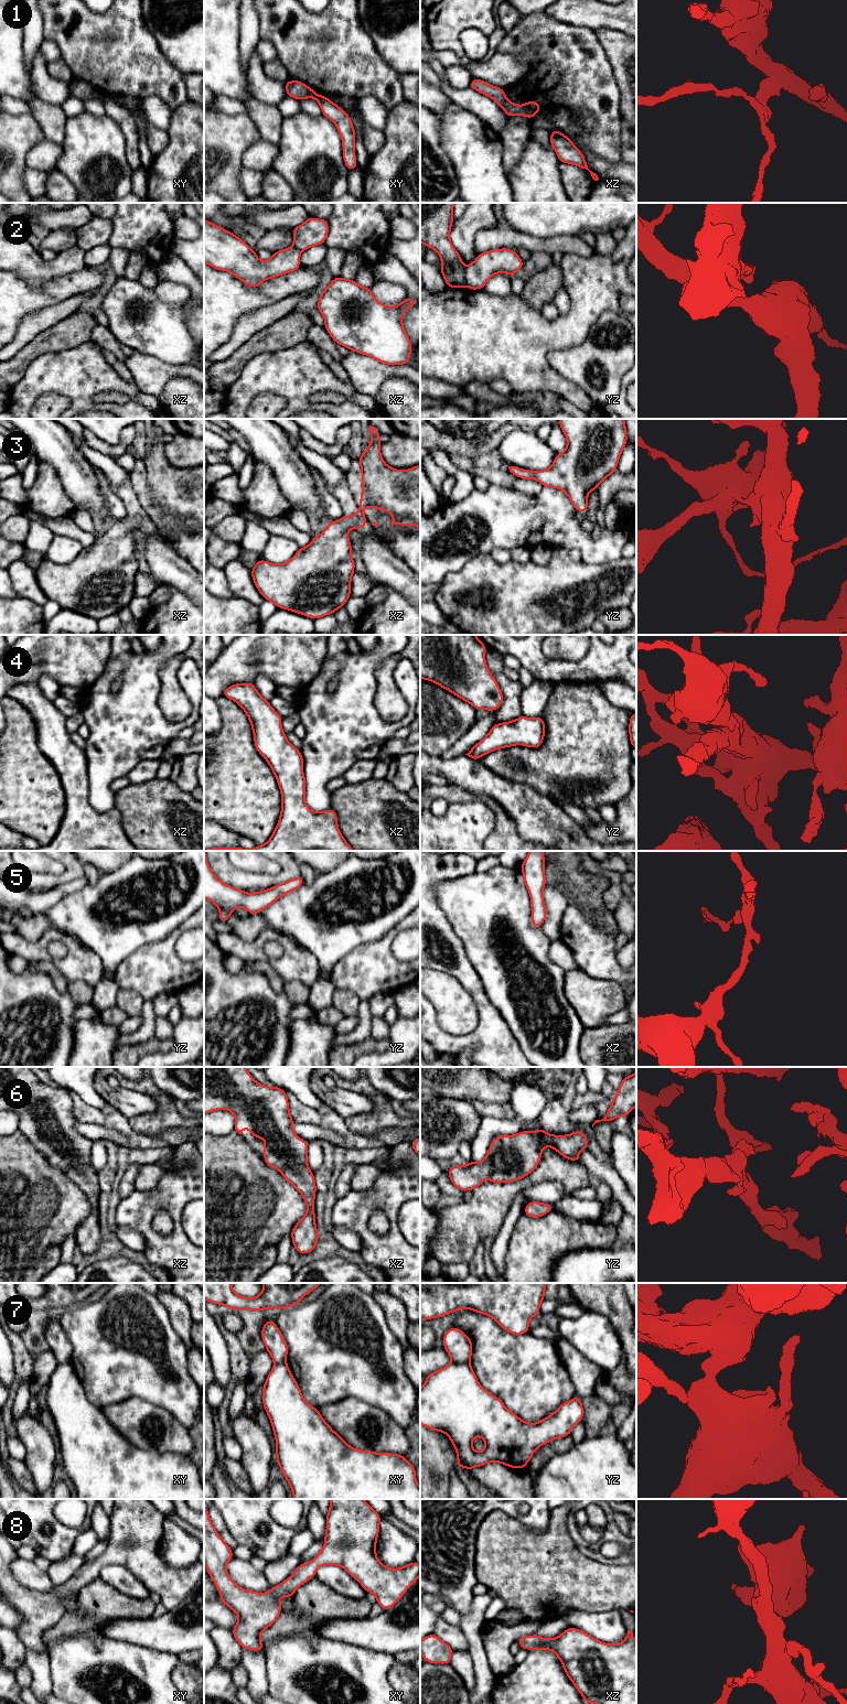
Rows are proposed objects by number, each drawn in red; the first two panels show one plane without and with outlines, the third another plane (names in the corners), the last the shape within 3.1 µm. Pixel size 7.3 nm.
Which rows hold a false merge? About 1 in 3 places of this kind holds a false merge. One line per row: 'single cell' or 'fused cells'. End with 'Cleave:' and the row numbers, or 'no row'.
1: fused cells
2: fused cells
3: single cell
4: single cell
5: single cell
6: single cell
7: fused cells
8: single cell
Cleave: 1, 2, 7

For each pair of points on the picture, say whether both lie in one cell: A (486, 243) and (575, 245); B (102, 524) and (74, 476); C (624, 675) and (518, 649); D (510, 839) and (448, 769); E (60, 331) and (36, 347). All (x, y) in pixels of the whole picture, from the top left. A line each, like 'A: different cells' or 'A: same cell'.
A: same cell
B: different cells
C: same cell
D: different cells
E: same cell

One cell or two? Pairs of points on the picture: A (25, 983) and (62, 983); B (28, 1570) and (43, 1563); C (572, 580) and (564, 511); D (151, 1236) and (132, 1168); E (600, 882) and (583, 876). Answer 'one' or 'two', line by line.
A: two
B: two
C: two
D: two
E: one

